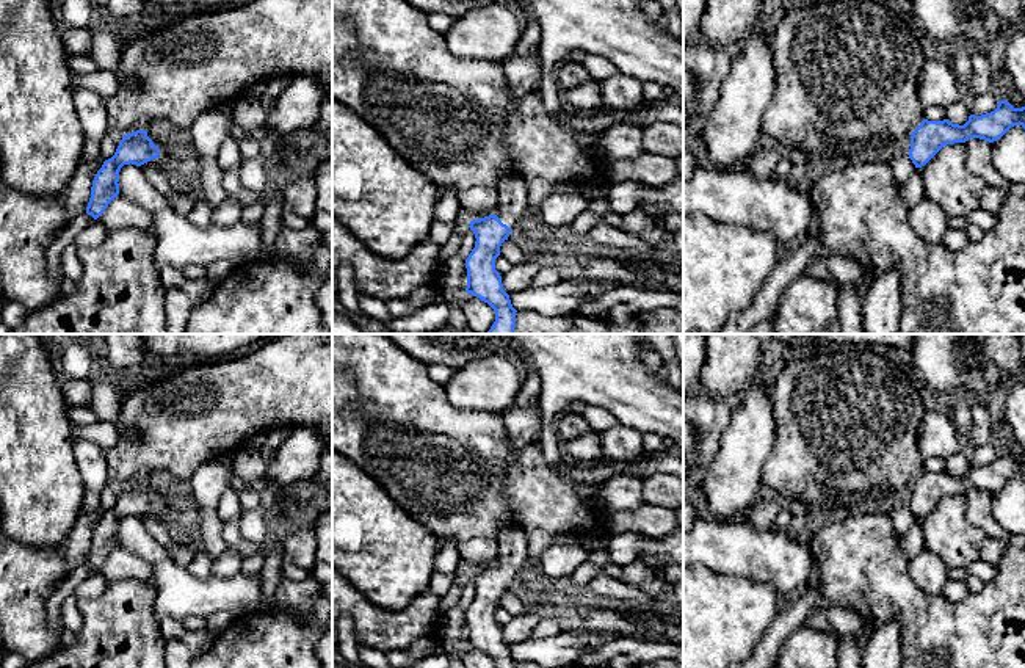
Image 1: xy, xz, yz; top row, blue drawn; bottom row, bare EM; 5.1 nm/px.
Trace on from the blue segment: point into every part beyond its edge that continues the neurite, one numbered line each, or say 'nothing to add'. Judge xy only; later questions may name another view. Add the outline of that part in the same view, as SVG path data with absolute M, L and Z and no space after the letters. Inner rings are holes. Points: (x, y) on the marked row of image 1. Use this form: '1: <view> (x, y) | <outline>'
1: xy (160, 130) | M157 118L152 119L144 130L152 143L161 151L171 141L174 129L176 127L168 119Z

